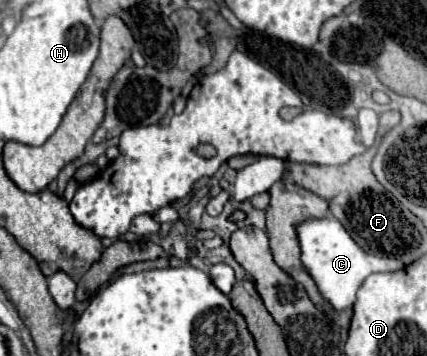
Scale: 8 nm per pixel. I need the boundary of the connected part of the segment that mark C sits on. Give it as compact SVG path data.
M321 217L321 219L305 219L297 227L299 247L301 247L301 263L309 277L313 277L319 295L335 309L345 311L353 305L355 293L361 287L361 283L377 271L397 271L403 267L397 257L377 257L371 253L365 253L345 231L345 227L335 217Z

